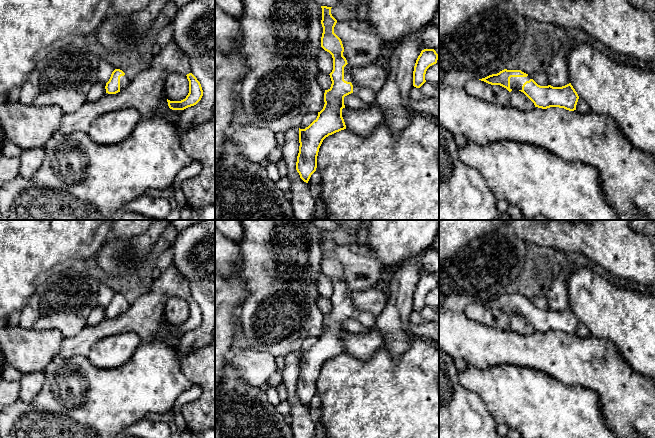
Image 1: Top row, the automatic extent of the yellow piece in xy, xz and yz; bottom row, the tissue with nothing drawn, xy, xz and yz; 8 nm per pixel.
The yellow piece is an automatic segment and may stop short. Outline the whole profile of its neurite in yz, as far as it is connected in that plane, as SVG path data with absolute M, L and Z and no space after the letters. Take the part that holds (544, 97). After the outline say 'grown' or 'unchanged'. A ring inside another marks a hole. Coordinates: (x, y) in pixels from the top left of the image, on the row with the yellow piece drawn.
M504 69L479 80L491 85L500 85L509 92L519 90L534 103L535 107L542 109L559 107L574 111L579 99L571 83L562 87L540 86L521 70Z; grown

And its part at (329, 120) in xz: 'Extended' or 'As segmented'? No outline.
Extended

